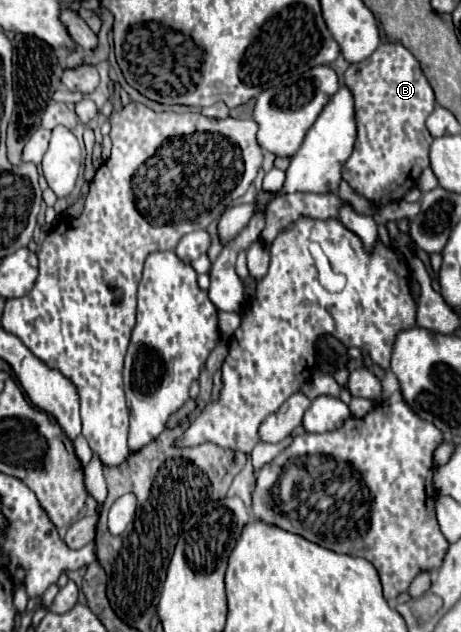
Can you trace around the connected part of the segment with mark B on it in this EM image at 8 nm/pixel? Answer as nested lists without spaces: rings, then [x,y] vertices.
[[[391,42],[381,44],[367,60],[351,64],[345,72],[345,86],[351,90],[355,102],[357,138],[353,154],[343,166],[343,180],[347,180],[357,192],[365,194],[367,200],[375,202],[377,206],[389,204],[391,200],[401,200],[429,166],[429,146],[433,138],[425,128],[425,118],[435,108],[435,94],[415,56],[405,46]]]

